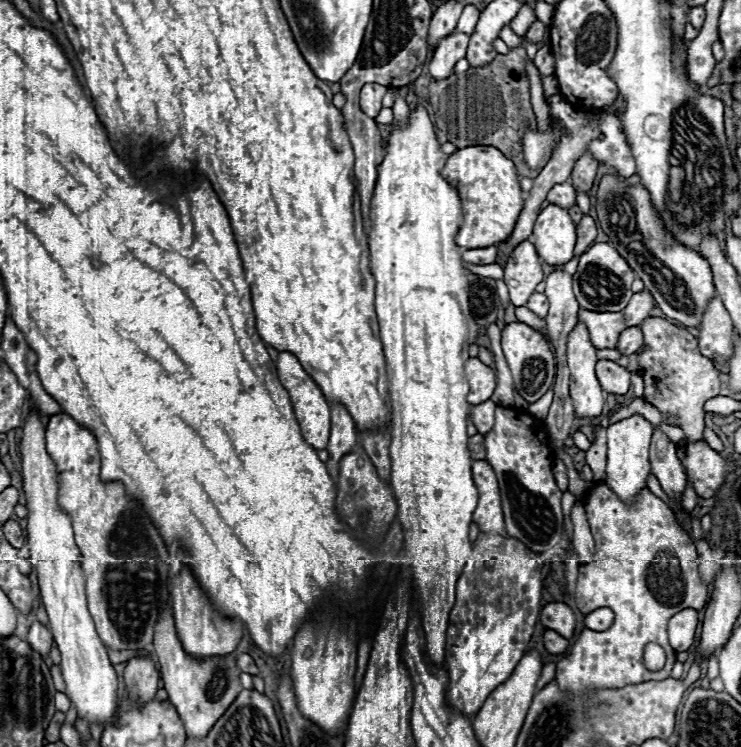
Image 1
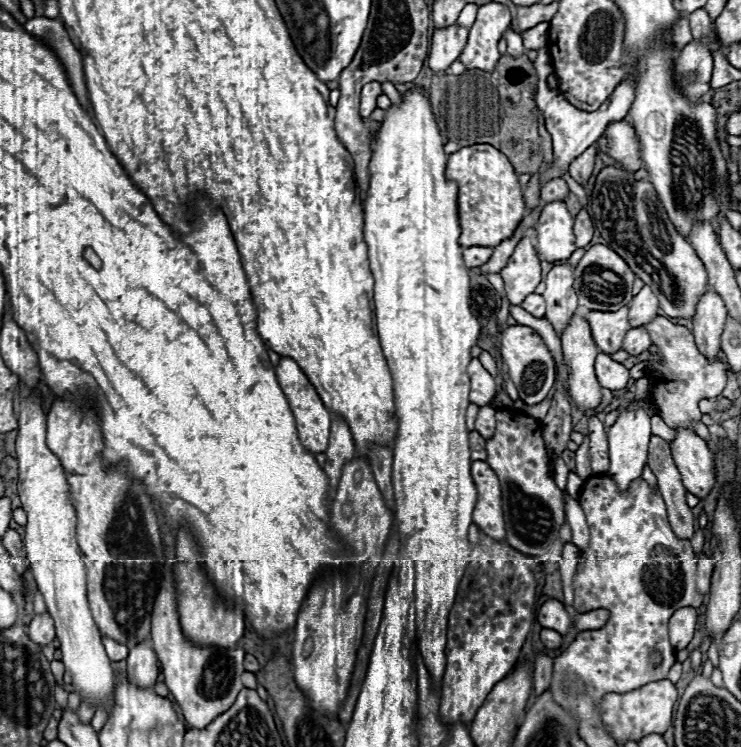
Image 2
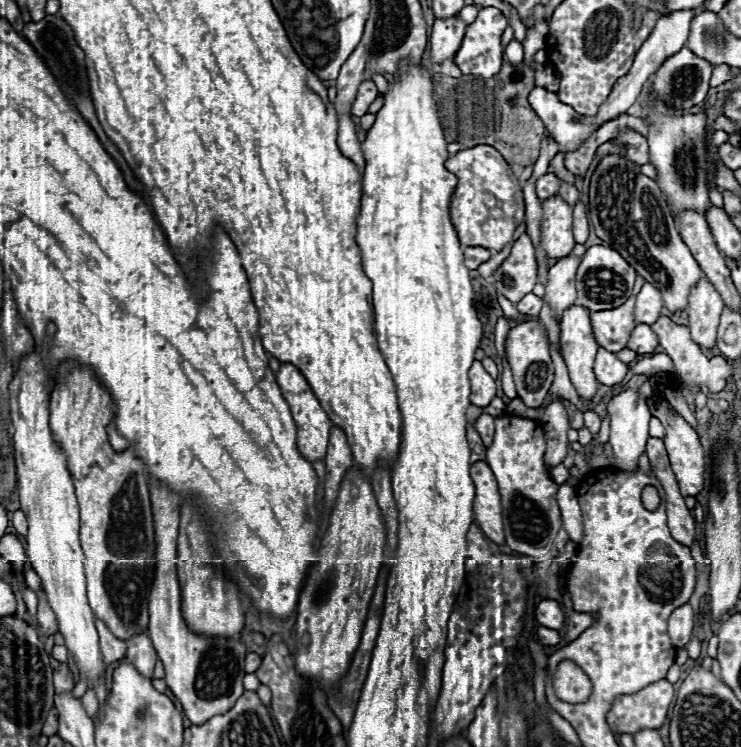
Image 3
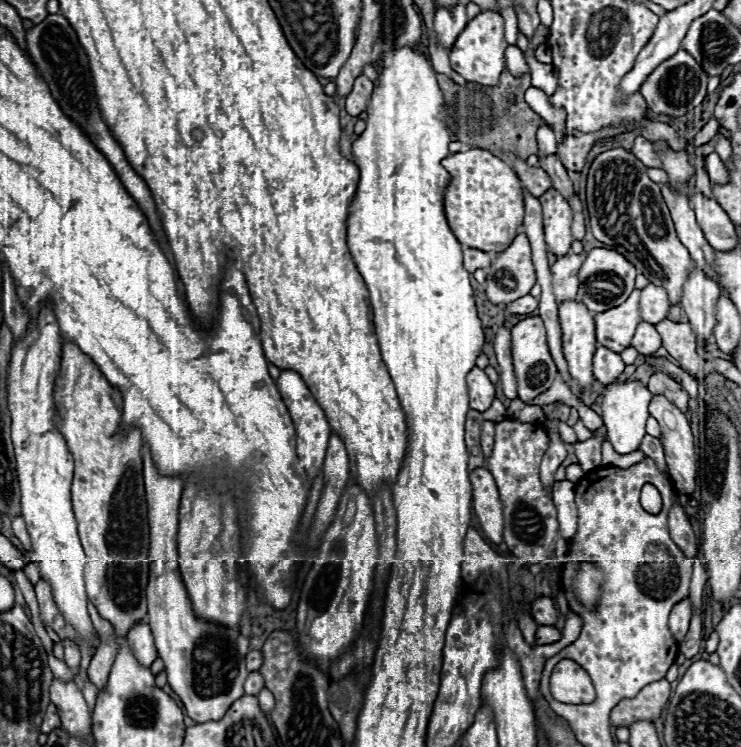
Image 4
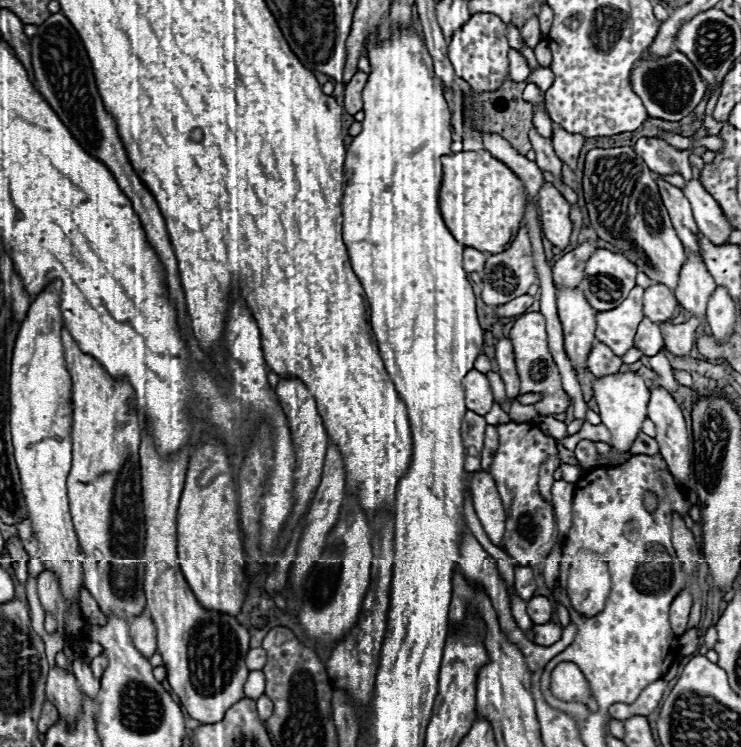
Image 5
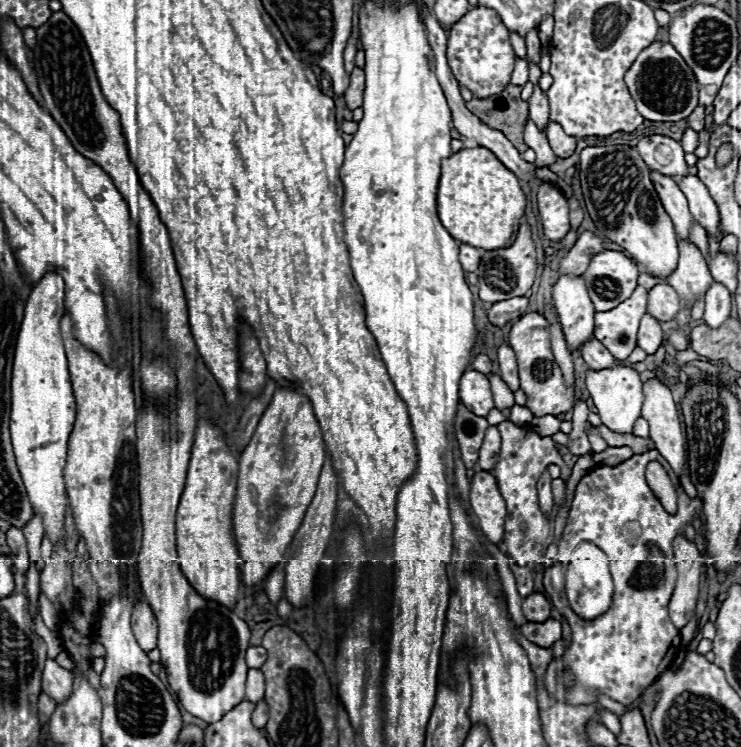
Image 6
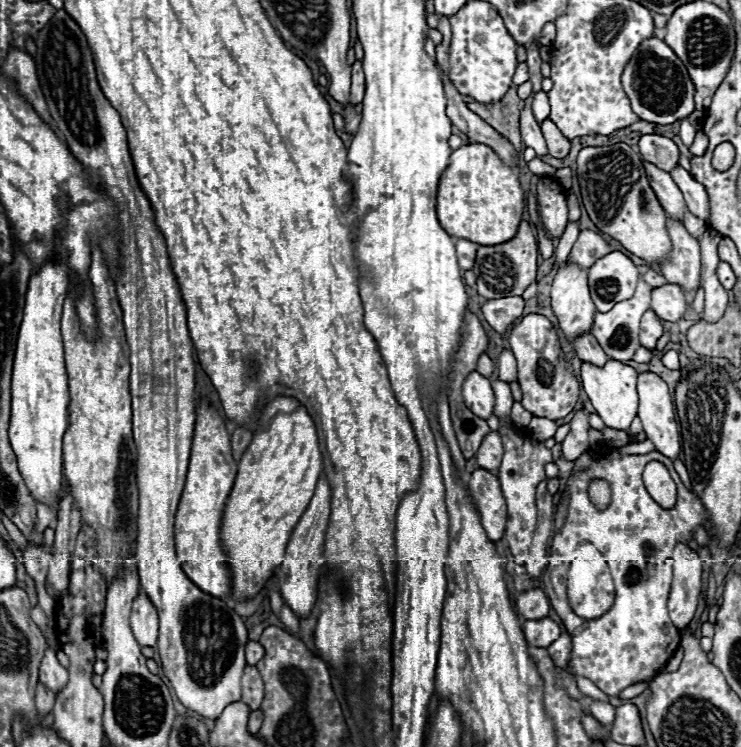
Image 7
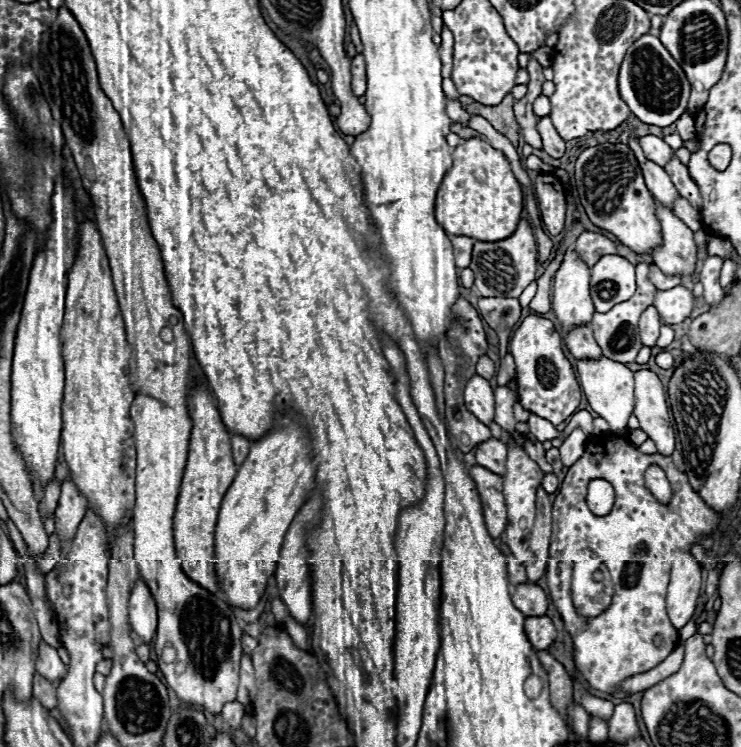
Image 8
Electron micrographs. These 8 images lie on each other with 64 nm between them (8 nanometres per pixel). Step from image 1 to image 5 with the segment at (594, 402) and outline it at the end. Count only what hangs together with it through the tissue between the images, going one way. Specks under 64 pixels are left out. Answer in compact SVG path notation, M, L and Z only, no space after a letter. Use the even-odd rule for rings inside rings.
M558 288L556 290L558 316L564 328L564 346L574 368L586 366L586 356L594 344L594 314L596 310L584 300L580 288Z

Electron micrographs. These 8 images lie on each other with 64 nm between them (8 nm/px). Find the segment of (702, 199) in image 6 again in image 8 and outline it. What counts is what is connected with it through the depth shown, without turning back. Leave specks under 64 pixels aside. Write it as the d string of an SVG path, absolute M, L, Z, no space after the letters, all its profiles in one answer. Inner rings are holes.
M672 156L672 158L668 160L668 164L664 166L664 170L670 174L672 184L676 186L676 190L678 190L686 200L690 200L690 204L692 204L696 210L702 210L700 190L698 190L696 182L690 178L688 168L686 168L676 156Z

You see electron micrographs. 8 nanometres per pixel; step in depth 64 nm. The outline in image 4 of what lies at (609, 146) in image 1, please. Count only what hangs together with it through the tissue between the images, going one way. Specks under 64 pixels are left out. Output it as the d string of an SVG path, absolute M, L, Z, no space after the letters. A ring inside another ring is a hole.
M638 136L638 138L634 140L632 152L634 152L634 156L636 156L638 160L642 160L648 168L662 168L660 156L658 156L658 152L656 152L654 142L646 140L644 136Z

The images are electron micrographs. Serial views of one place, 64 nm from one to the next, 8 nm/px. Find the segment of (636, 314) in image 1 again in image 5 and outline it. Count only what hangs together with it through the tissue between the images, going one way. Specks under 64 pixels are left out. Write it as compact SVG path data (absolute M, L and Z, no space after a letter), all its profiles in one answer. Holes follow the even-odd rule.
M654 284L644 292L644 316L652 322L668 322L674 316L678 302L672 290L664 284Z

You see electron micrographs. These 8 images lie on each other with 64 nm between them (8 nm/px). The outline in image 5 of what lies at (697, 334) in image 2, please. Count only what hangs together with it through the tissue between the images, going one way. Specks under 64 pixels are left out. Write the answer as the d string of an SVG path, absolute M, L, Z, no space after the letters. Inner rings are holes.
M686 250L686 262L682 264L674 294L684 310L702 316L700 318L702 328L706 328L706 304L714 290L716 282L706 270L706 264L694 252Z

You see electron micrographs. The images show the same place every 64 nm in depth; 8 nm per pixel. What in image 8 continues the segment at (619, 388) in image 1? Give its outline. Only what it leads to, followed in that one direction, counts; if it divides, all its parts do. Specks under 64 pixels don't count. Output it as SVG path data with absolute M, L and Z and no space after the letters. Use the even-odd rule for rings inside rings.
M574 326L566 332L566 338L564 338L570 354L576 358L576 360L584 360L584 358L600 358L602 356L602 350L600 346L596 344L594 336L592 336L592 330L588 326Z

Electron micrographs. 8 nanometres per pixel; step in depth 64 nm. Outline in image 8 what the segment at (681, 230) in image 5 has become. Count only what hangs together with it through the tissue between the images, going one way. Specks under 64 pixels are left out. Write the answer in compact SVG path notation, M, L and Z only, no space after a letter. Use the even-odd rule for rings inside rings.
M630 136L630 138L628 138L628 146L632 148L632 152L634 152L636 158L638 158L638 164L640 164L640 168L642 168L646 186L648 186L648 190L652 192L652 196L654 196L656 200L660 200L664 206L672 208L672 202L674 202L676 196L678 196L678 190L672 186L670 176L664 172L662 166L652 164L650 160L644 158L644 152L642 152L638 140L640 140L640 138Z

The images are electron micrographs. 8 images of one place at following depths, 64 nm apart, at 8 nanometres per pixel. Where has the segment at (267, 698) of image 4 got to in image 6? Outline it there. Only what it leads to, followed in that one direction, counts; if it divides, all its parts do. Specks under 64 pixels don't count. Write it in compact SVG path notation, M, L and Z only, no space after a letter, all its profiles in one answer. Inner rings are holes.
M260 702L256 706L256 710L252 712L252 724L254 724L254 728L260 730L260 728L264 728L266 720L268 720L268 706L266 706L266 702Z

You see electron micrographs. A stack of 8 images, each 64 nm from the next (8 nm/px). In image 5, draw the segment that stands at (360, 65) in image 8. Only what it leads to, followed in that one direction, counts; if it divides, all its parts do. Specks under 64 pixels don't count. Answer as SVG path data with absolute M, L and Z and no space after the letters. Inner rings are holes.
M356 72L352 76L352 80L346 84L346 90L344 90L344 108L348 114L356 114L362 110L362 90L366 86L366 80L368 80L368 74L364 72Z

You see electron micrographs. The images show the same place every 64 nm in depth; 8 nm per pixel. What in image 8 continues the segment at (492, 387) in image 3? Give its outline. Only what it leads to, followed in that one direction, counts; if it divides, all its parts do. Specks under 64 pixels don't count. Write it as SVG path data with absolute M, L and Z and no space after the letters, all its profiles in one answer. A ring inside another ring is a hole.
M472 376L464 390L464 404L480 422L490 424L494 420L494 392L486 378Z

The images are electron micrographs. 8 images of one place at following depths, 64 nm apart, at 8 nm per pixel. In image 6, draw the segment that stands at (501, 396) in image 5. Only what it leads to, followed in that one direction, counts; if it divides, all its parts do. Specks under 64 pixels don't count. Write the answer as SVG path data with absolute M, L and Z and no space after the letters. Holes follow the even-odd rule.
M490 374L490 384L492 384L492 394L494 394L494 404L498 410L506 410L506 408L512 408L514 406L514 394L512 390L506 386L506 382L496 376L496 374Z

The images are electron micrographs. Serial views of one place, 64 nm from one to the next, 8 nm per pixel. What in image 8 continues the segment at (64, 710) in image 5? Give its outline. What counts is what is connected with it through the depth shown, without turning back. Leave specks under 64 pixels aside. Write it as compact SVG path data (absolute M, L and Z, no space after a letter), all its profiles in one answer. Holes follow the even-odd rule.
M44 640L38 646L38 656L36 656L36 670L48 678L50 682L60 682L66 674L66 666L62 664L56 648L48 646Z

